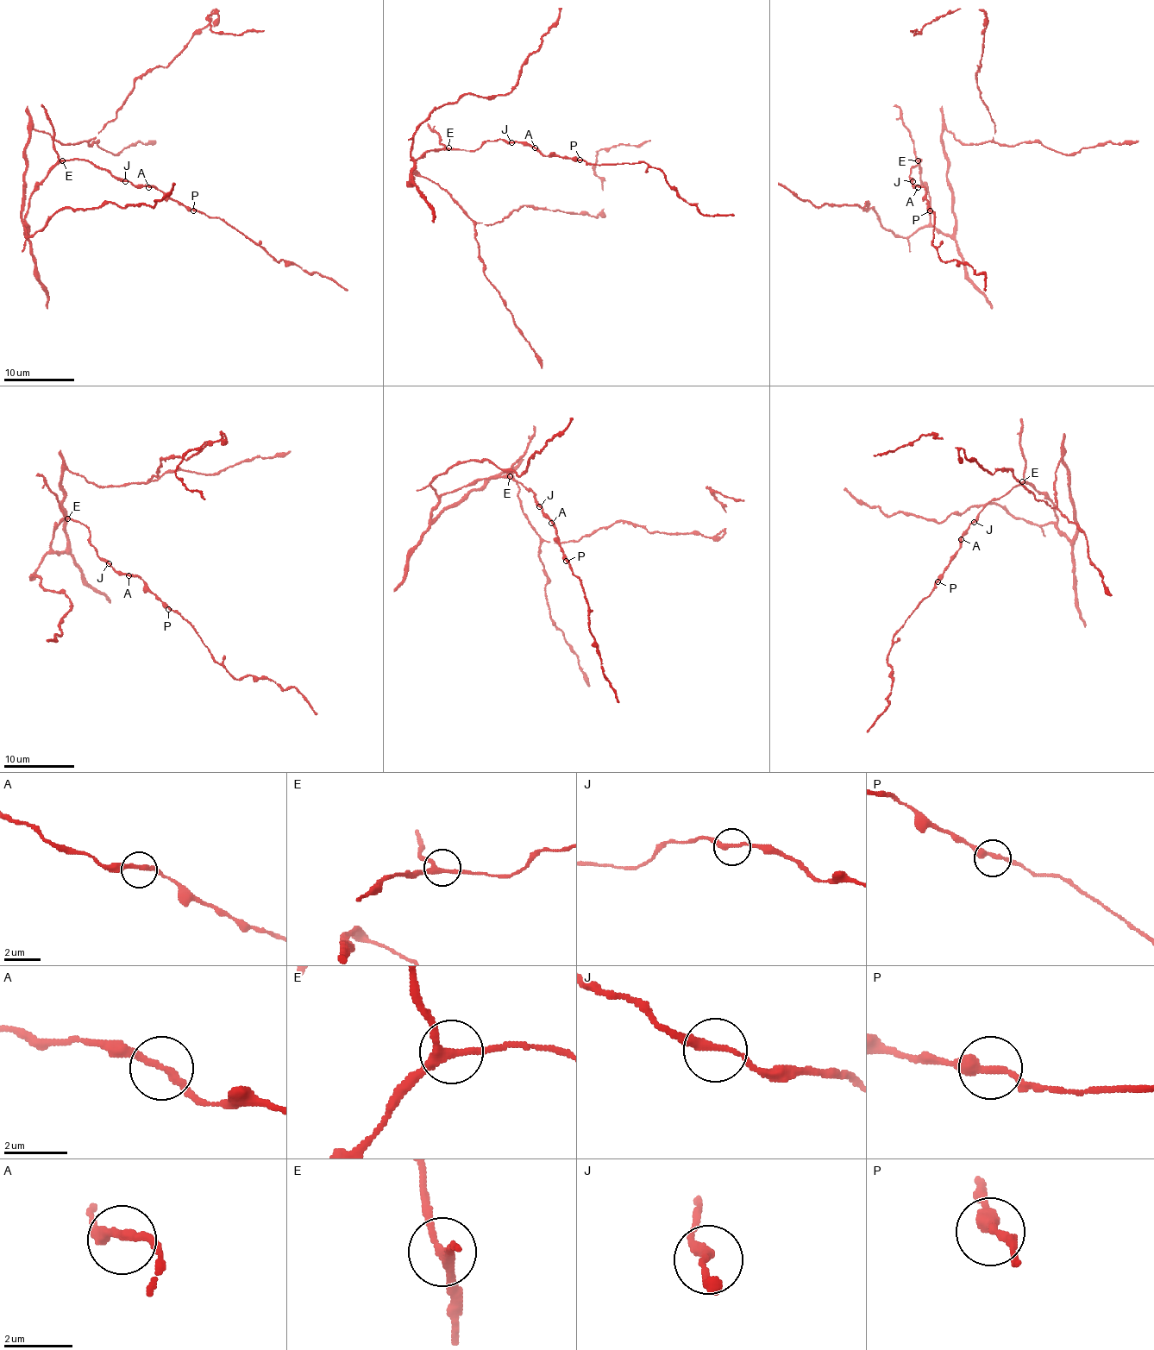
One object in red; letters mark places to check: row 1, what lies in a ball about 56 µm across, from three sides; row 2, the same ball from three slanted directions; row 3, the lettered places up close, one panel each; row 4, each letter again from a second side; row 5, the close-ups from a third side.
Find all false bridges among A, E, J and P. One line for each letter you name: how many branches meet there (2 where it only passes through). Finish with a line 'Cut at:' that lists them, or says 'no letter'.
Cut at: no letter

